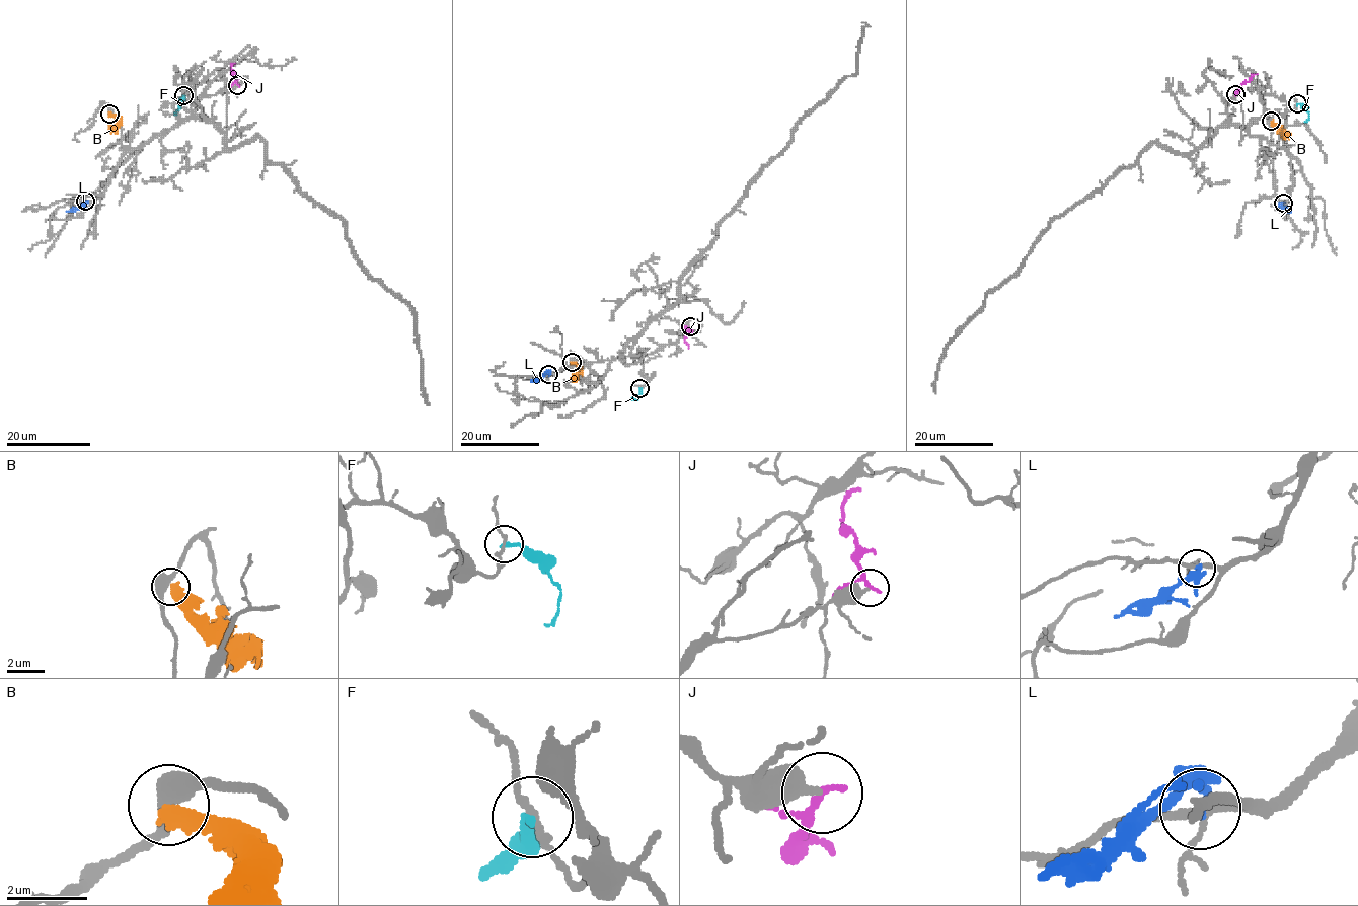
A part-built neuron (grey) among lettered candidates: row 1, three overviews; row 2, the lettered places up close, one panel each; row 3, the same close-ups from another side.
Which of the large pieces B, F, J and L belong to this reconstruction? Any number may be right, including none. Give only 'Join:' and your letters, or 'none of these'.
Join: none of these

